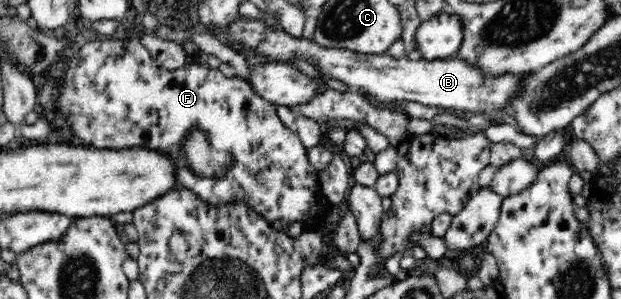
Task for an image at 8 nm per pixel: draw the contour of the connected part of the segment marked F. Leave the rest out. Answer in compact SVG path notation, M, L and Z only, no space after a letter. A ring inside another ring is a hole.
M128 37L125 40L96 40L88 42L83 46L78 55L73 57L68 63L68 70L64 71L65 82L61 87L61 92L58 95L59 106L61 107L62 115L66 116L69 125L72 126L75 134L82 139L82 142L87 147L97 149L108 150L127 150L136 149L136 147L142 147L161 153L162 155L173 155L174 162L176 163L176 175L175 184L178 189L186 189L192 191L196 195L200 196L200 199L206 203L211 204L212 207L222 208L222 205L228 205L228 203L245 203L245 206L254 213L257 213L262 219L266 219L268 223L272 224L274 221L281 221L284 228L289 227L292 223L298 223L302 228L302 231L324 231L326 227L326 217L328 217L328 211L330 211L330 203L326 200L326 197L322 194L321 181L319 170L314 169L312 164L307 158L306 146L302 143L299 135L294 131L294 128L288 128L281 121L278 115L278 106L273 103L264 101L261 97L258 97L253 89L248 85L248 82L237 75L232 78L228 78L218 70L218 68L212 68L203 59L199 59L193 64L184 64L175 70L168 70L162 67L151 56L151 53L141 44L139 39ZM214 149L220 149L220 151L226 151L232 159L234 159L234 165L228 169L226 173L226 167L222 163L218 163L216 159L212 159L212 151Z

